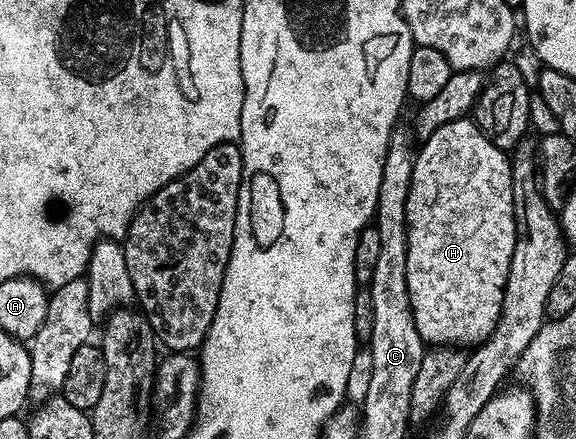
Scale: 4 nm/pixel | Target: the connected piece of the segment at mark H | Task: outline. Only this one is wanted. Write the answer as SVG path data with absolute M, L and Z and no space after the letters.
M463 118L456 122L448 122L436 130L428 139L421 141L414 158L412 170L412 186L408 190L406 203L406 233L408 234L408 266L406 281L408 282L408 298L412 306L412 318L416 322L416 330L426 346L477 346L483 344L496 330L496 322L500 318L500 310L504 302L504 286L508 282L508 266L512 266L512 250L516 246L516 218L514 217L514 169L512 160L505 152L501 152L485 134L478 129L473 119Z

